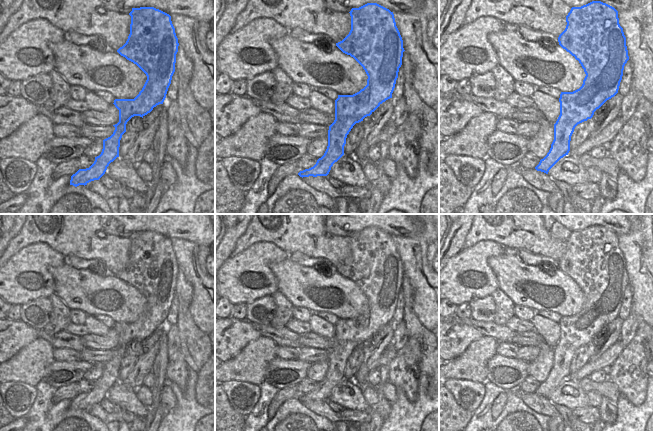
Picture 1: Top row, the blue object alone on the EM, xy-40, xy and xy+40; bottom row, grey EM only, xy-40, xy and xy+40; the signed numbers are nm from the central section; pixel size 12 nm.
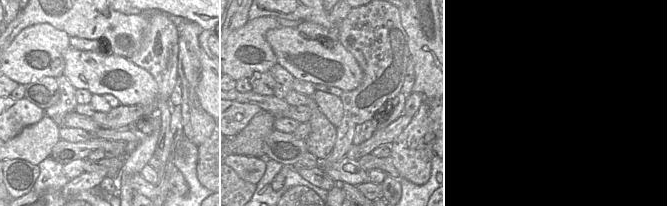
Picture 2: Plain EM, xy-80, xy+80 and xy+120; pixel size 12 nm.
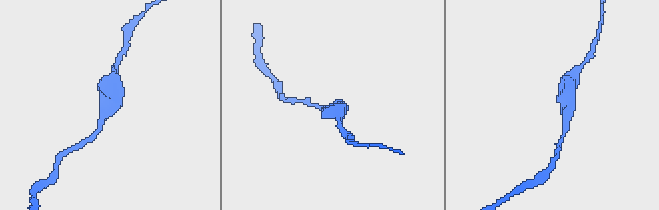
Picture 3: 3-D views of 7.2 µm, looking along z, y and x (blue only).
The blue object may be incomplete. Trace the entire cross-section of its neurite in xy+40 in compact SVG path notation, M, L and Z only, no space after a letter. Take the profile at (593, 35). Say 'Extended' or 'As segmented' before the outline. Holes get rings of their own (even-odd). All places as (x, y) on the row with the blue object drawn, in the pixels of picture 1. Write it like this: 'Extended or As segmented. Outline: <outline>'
As segmented. Outline: M601 1L572 7L566 16L566 28L559 35L559 45L579 61L586 74L582 86L573 92L561 92L560 115L554 124L554 140L547 155L535 167L548 174L549 170L570 151L575 127L588 119L619 90L624 66L629 60L626 37L619 24L618 11Z

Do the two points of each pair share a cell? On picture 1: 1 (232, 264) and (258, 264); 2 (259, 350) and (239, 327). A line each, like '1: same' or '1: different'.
1: same
2: different

